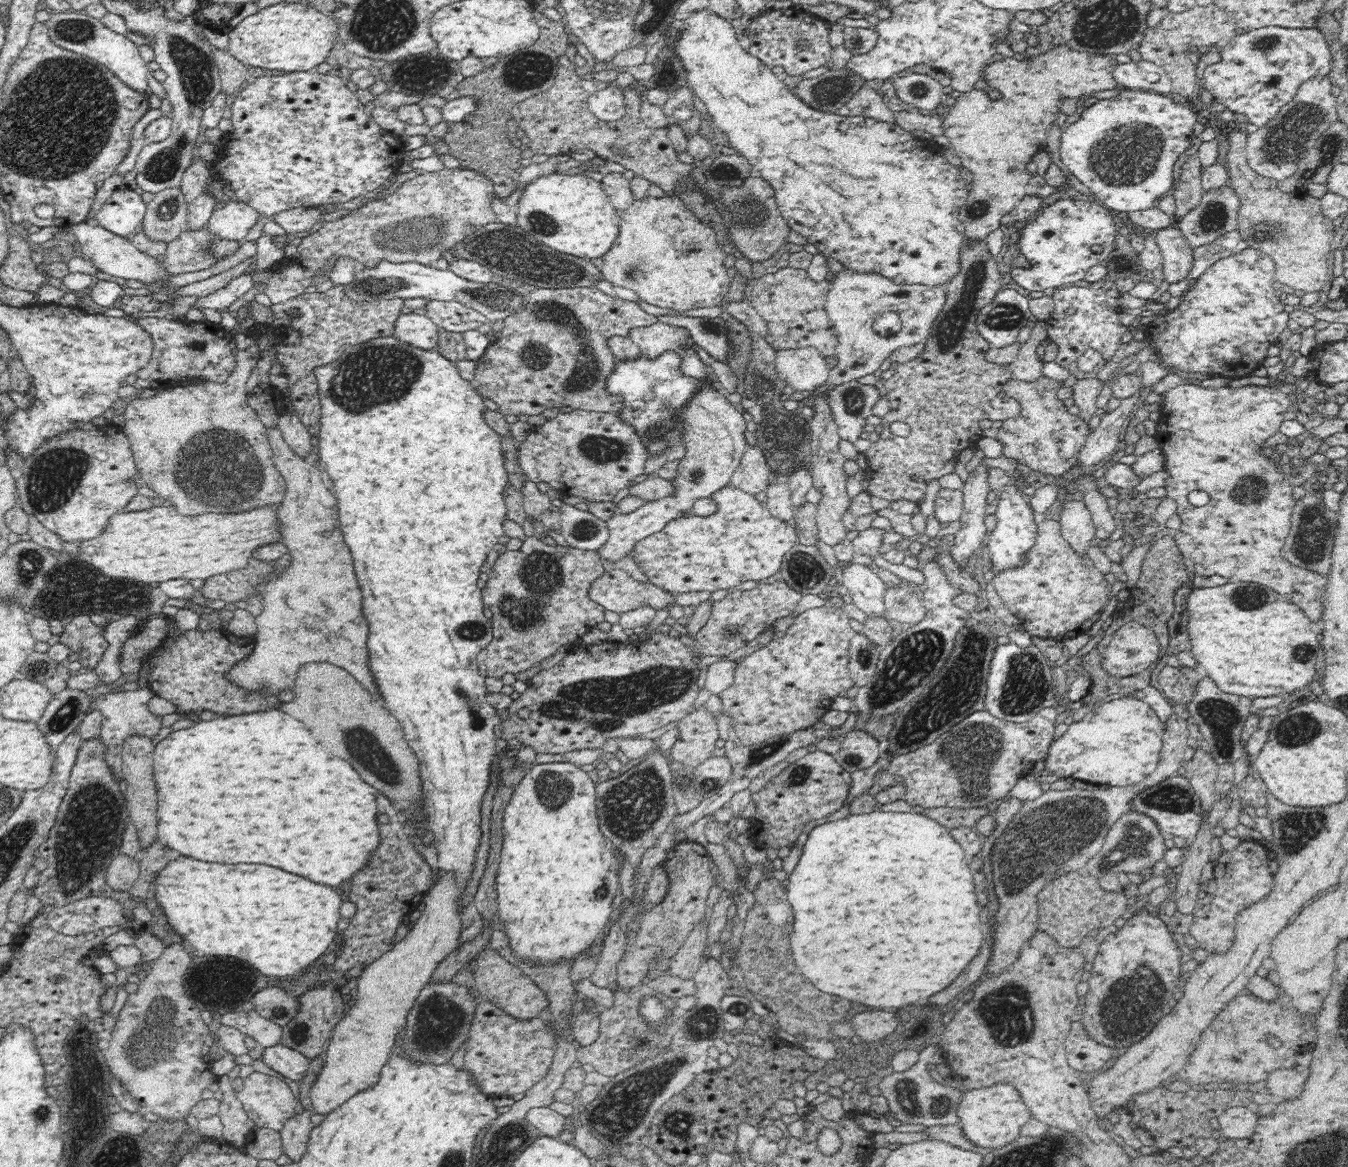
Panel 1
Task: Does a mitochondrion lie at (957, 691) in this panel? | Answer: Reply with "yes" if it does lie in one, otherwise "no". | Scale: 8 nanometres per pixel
yes

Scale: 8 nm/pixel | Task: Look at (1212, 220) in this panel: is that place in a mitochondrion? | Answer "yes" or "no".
yes

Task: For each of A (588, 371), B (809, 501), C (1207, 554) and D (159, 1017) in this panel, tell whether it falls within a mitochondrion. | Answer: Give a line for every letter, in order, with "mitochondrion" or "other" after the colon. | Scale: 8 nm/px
A: mitochondrion
B: other
C: other
D: mitochondrion

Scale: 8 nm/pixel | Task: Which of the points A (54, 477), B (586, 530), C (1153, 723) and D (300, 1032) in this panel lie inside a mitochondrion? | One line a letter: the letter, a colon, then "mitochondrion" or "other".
A: mitochondrion
B: mitochondrion
C: other
D: mitochondrion

